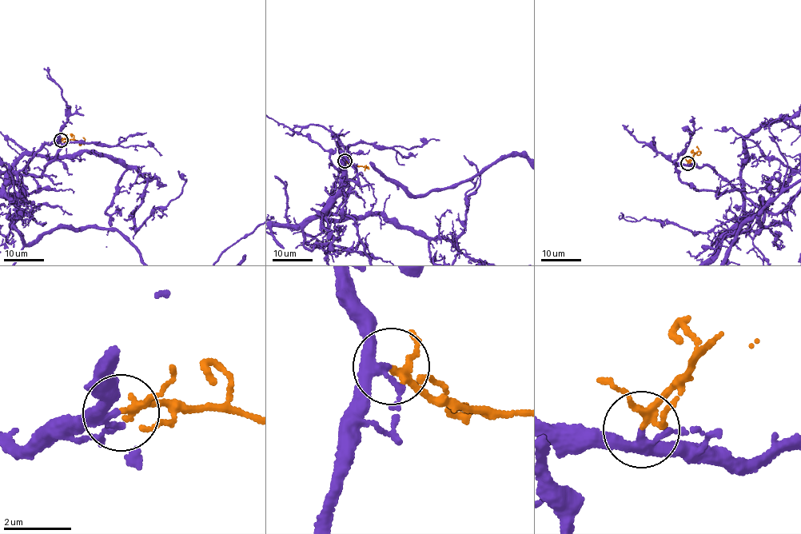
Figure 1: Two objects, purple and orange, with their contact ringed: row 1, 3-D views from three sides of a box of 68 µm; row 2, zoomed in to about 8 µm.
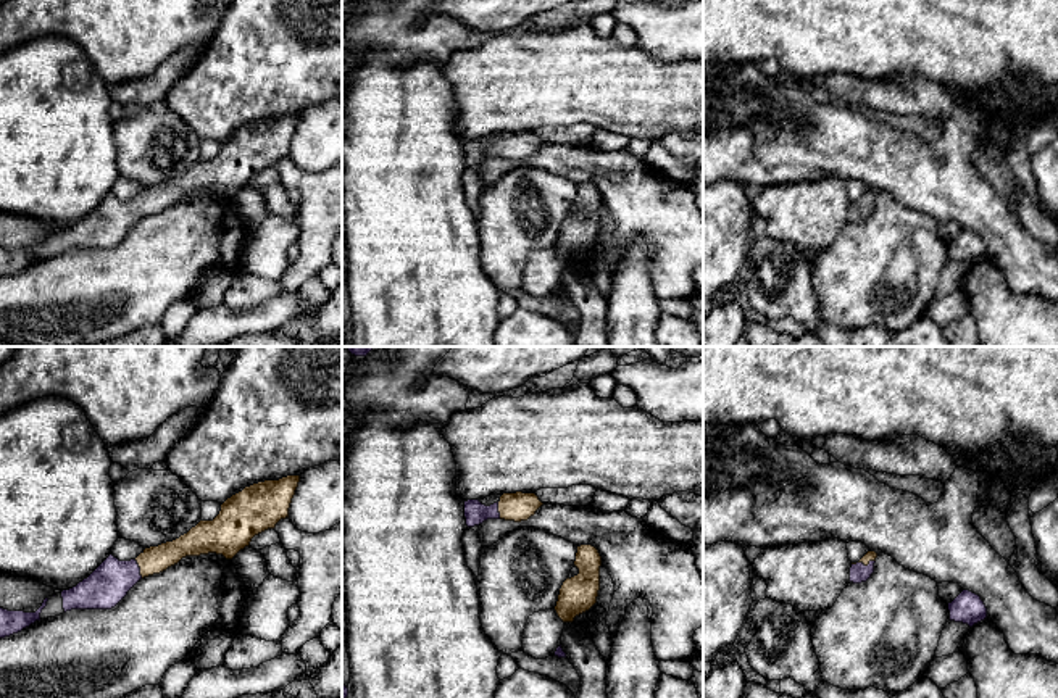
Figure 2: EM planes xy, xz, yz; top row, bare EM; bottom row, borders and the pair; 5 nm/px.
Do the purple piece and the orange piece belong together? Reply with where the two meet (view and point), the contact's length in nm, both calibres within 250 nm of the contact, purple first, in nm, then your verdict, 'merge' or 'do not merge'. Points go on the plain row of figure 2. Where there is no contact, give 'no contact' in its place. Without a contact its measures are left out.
yz (863, 203) | 120 nm | 100/50 nm | merge

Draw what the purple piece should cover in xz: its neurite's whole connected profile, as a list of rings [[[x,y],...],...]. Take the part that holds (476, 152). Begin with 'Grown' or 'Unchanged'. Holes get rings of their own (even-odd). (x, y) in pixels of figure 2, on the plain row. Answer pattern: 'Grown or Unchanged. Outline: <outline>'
Grown. Outline: [[[503,132],[500,139],[490,145],[479,139],[464,140],[466,164],[474,166],[487,158],[527,160],[544,142],[535,132]]]

